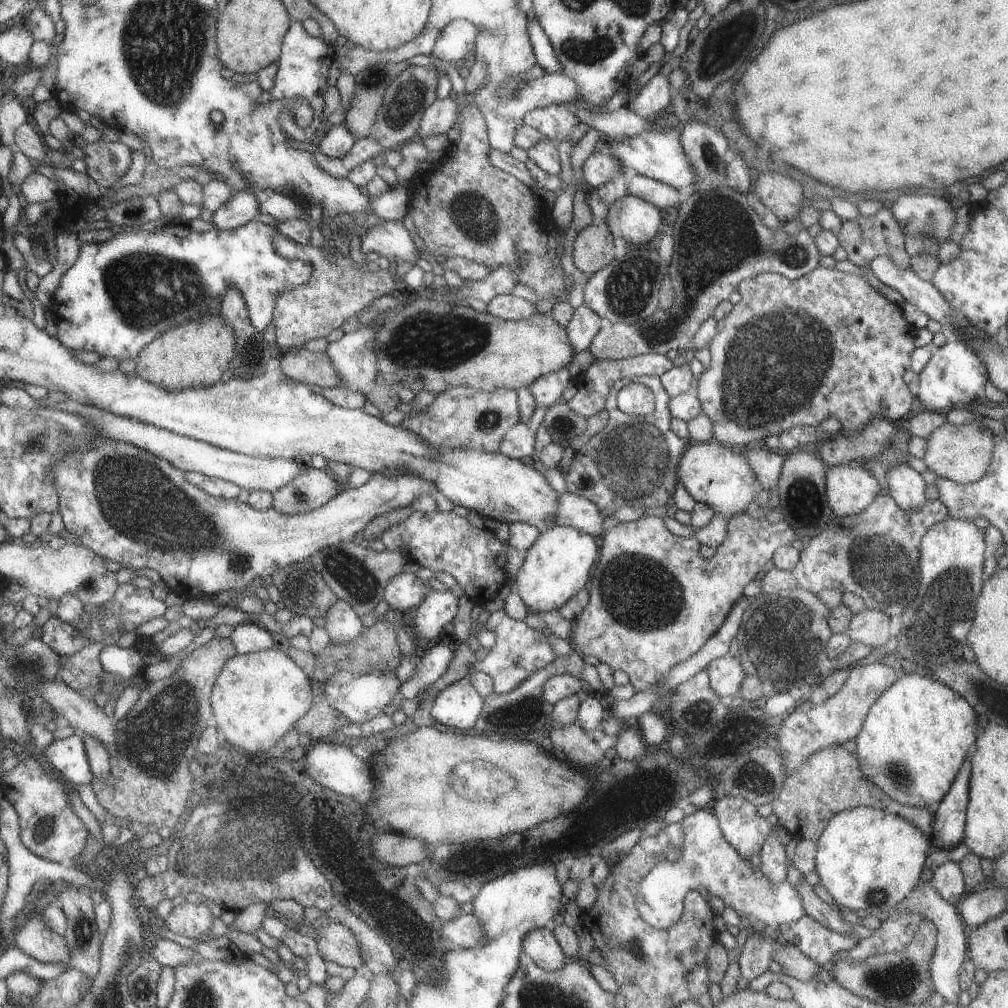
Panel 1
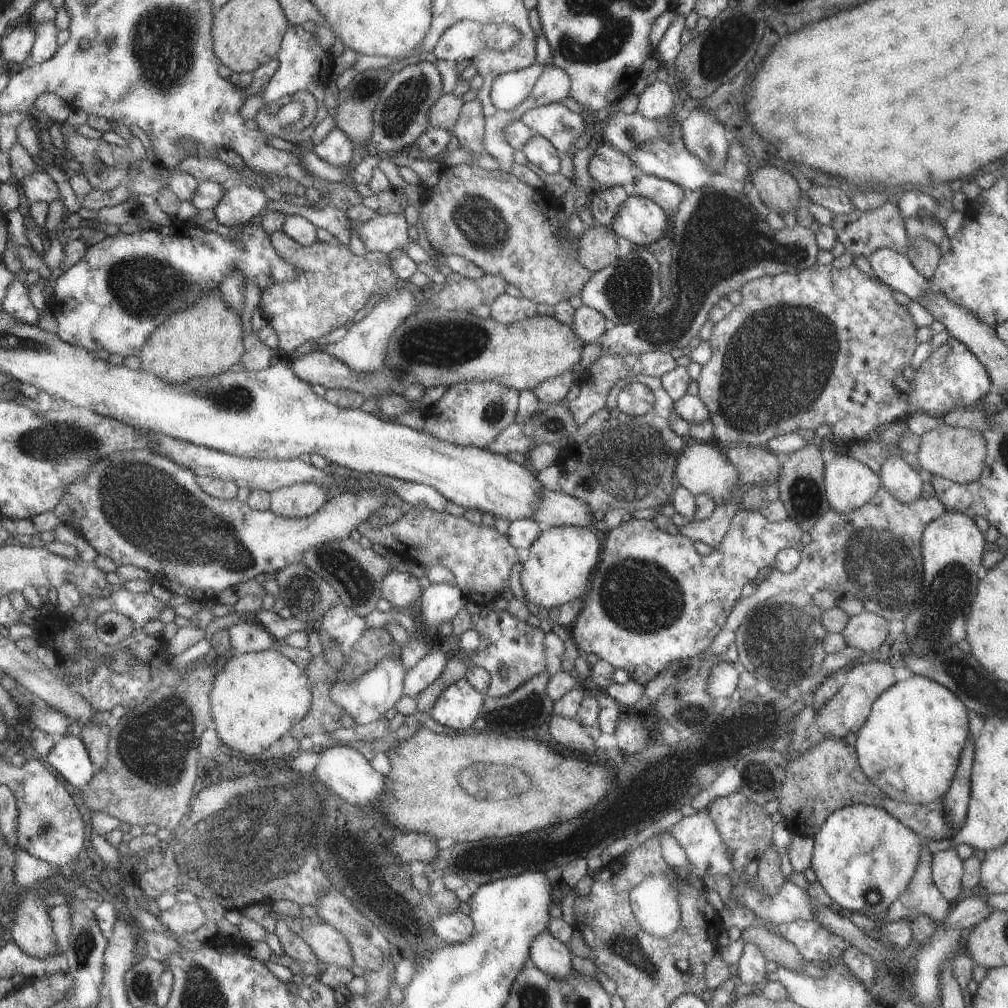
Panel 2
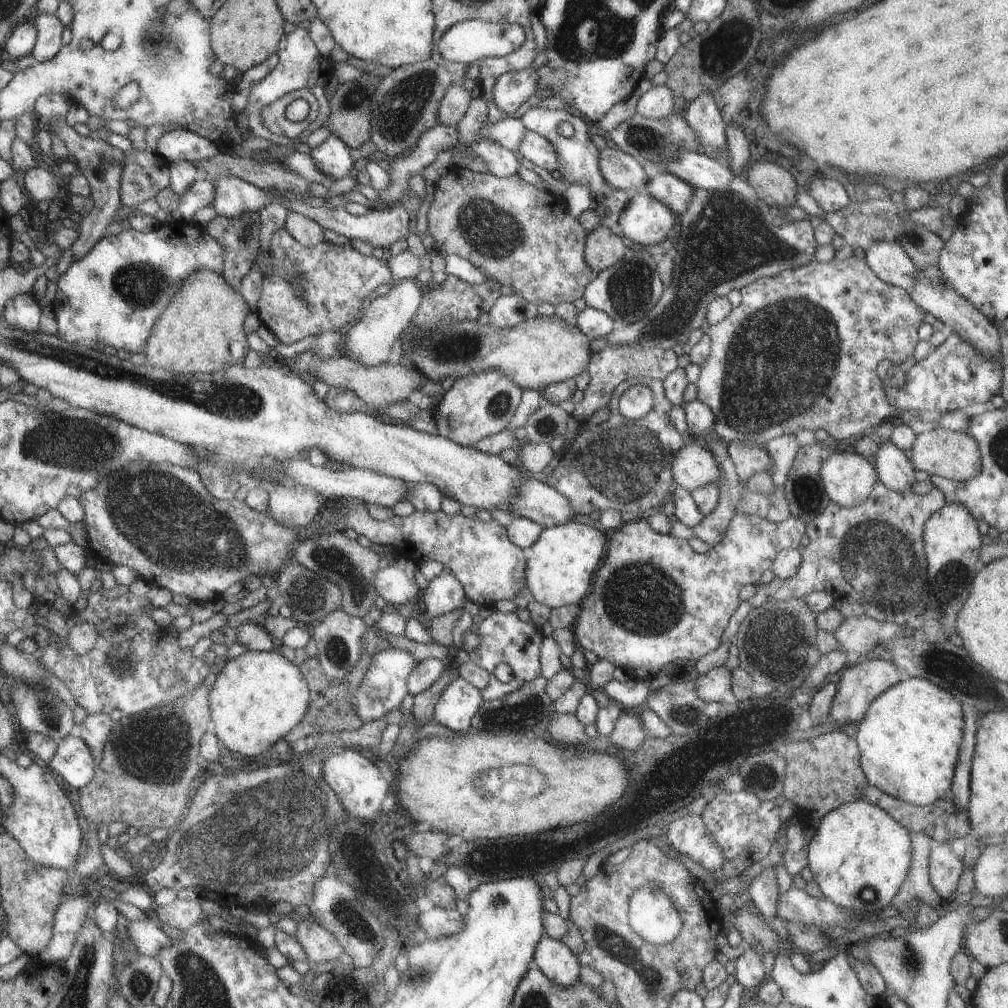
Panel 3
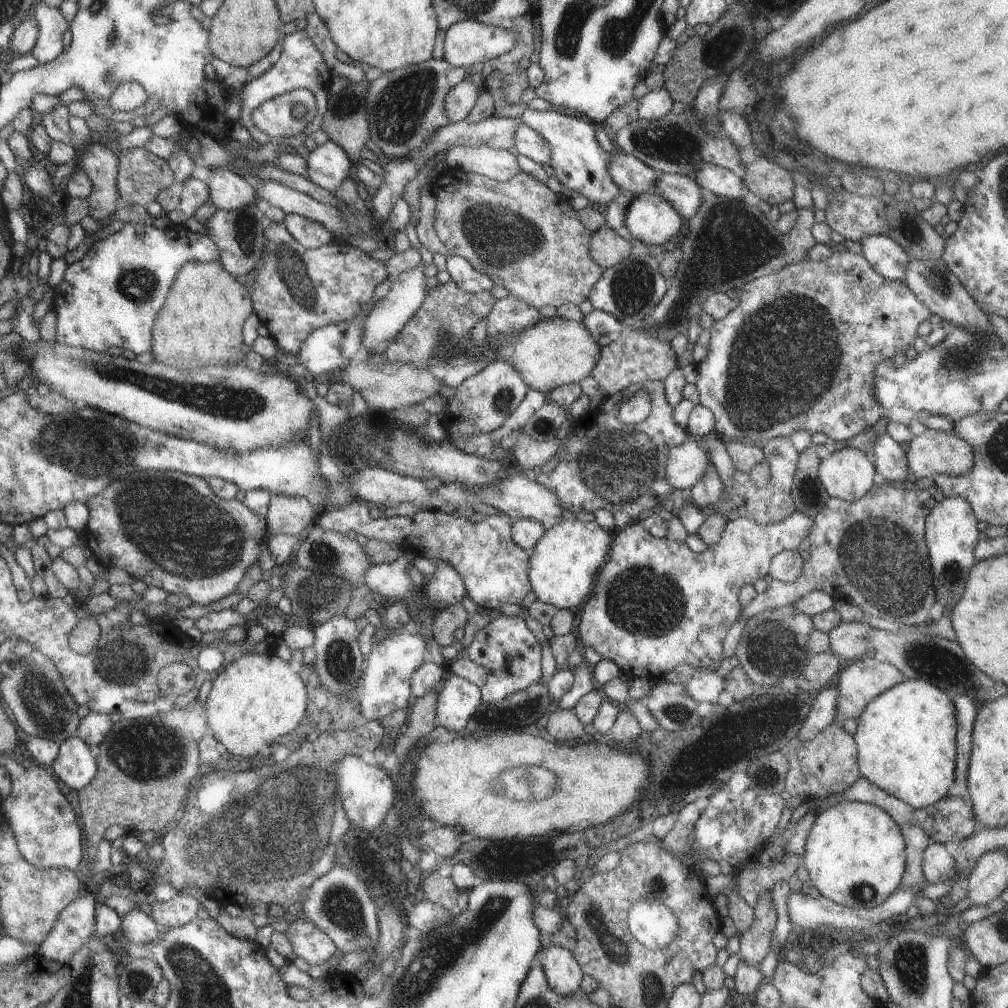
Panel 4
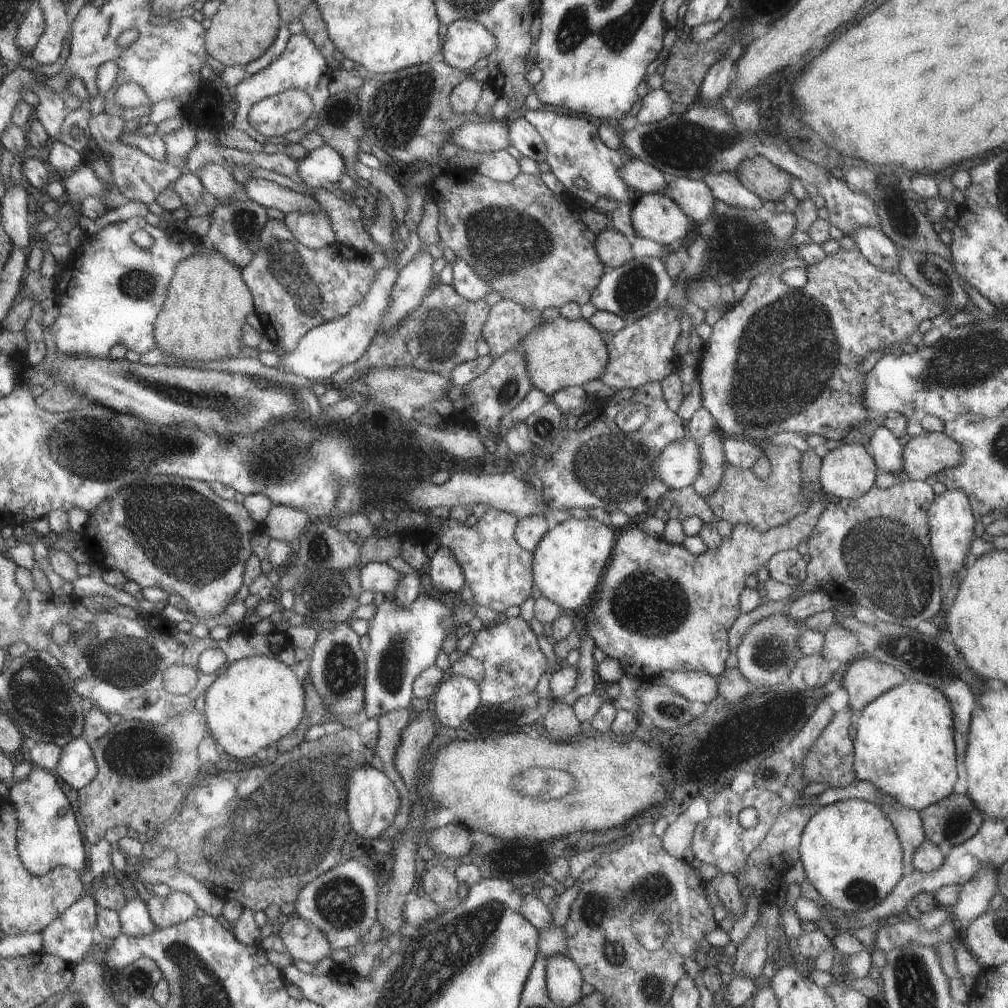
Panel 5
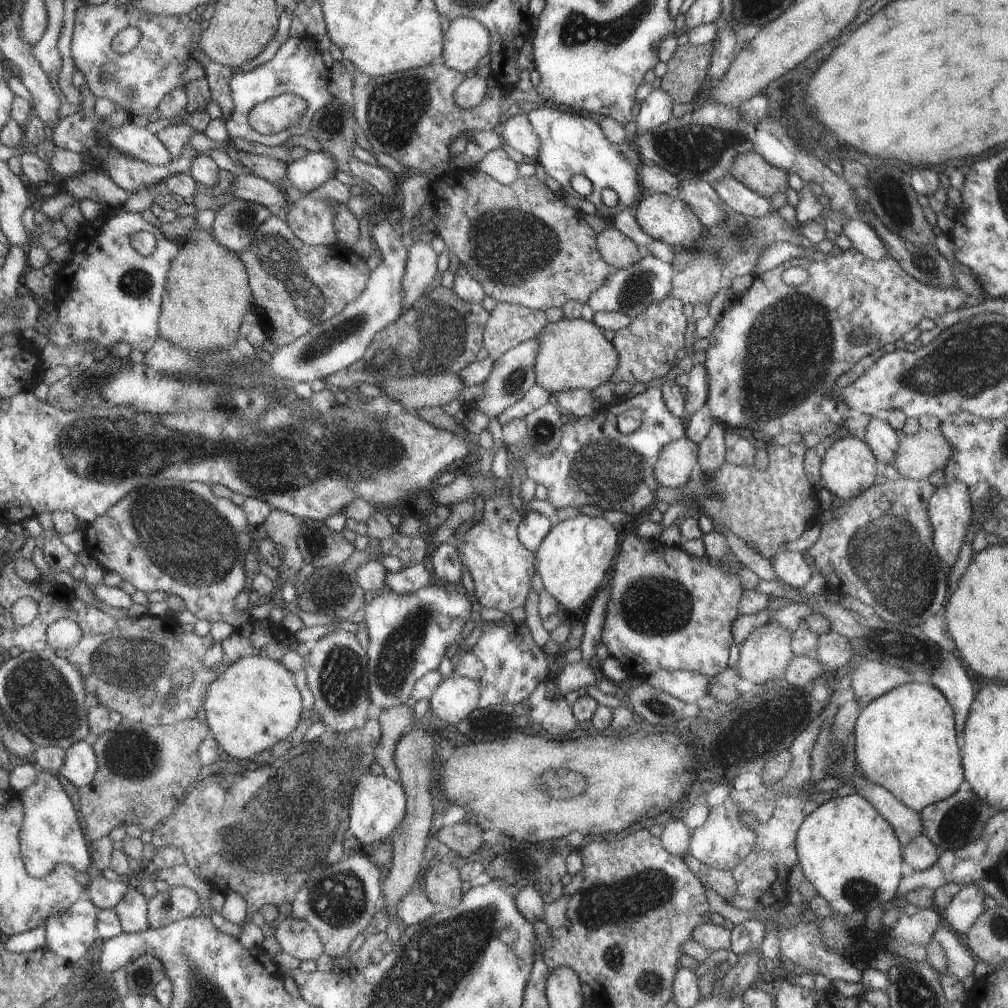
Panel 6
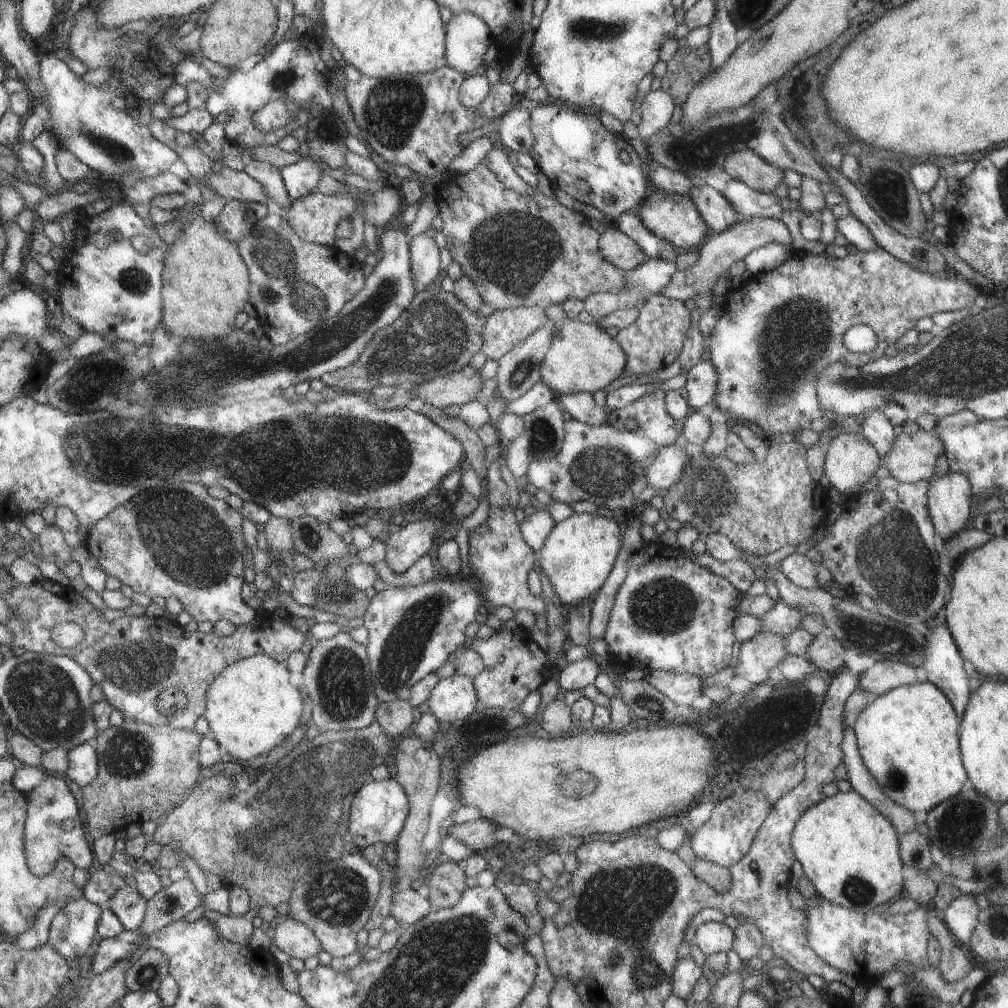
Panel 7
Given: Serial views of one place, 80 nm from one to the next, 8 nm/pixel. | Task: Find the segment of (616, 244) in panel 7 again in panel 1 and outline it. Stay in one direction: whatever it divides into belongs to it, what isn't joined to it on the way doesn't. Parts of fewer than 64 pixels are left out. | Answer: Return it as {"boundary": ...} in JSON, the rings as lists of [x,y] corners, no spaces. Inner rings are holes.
{"boundary":[[[605,223],[583,227],[573,242],[573,266],[591,276],[614,260],[613,249],[611,232]]]}

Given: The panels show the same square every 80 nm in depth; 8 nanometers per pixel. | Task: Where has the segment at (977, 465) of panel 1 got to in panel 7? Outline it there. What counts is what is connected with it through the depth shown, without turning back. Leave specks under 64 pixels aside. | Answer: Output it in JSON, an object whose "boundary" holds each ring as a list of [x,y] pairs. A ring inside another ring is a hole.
{"boundary":[[[918,428],[908,435],[895,435],[880,465],[900,483],[928,481],[937,456],[944,452],[942,442],[931,432]]]}

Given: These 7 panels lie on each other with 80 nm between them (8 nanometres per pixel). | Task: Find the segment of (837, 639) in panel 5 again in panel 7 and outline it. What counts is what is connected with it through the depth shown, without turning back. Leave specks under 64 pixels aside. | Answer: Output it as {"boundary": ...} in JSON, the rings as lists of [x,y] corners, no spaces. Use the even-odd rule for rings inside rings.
{"boundary":[[[821,632],[813,637],[811,644],[802,654],[821,673],[837,672],[844,668],[841,656],[845,654],[844,646],[830,634]]]}

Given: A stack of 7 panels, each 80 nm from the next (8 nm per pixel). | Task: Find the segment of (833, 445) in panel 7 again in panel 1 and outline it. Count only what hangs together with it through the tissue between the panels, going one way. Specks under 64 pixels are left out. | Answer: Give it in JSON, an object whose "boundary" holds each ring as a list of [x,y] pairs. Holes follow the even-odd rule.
{"boundary":[[[859,463],[835,464],[824,477],[826,502],[835,517],[852,516],[867,508],[881,491],[877,480]]]}

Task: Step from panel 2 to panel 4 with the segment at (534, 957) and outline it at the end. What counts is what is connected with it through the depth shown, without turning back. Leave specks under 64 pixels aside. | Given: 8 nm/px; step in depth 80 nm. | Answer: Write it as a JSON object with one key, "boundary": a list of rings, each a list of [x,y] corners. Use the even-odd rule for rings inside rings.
{"boundary":[[[545,945],[538,953],[538,965],[544,970],[544,979],[553,992],[568,995],[579,989],[582,972],[570,951],[557,945]]]}

